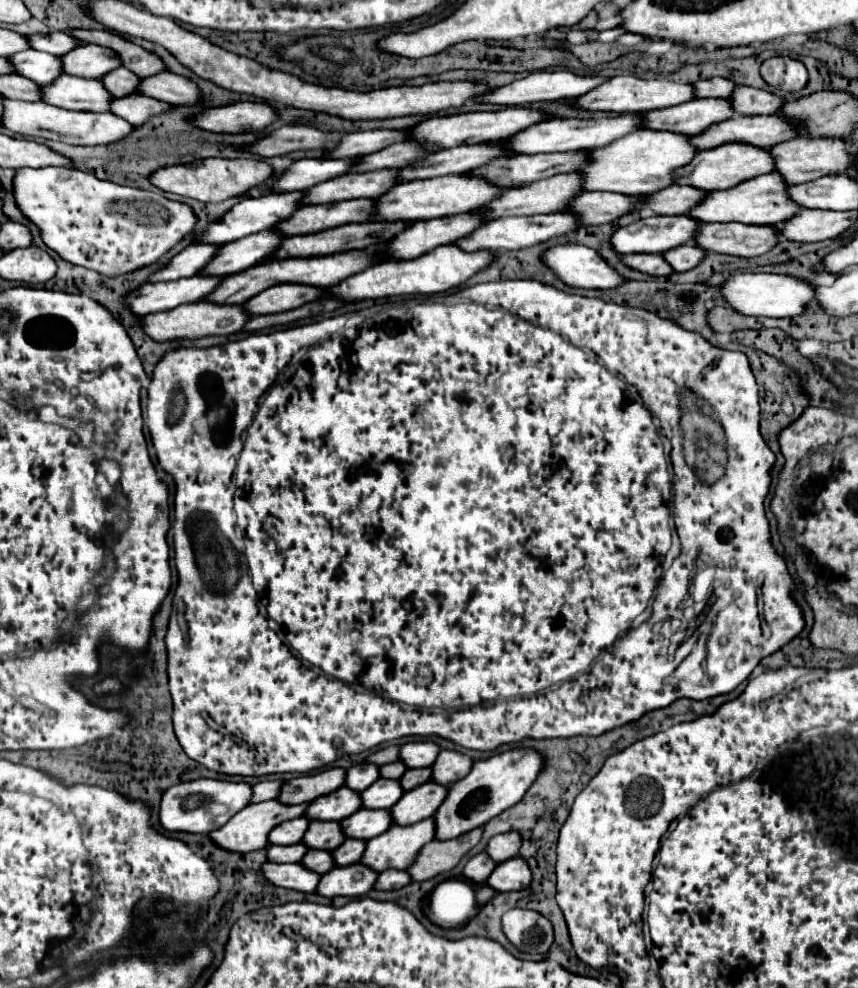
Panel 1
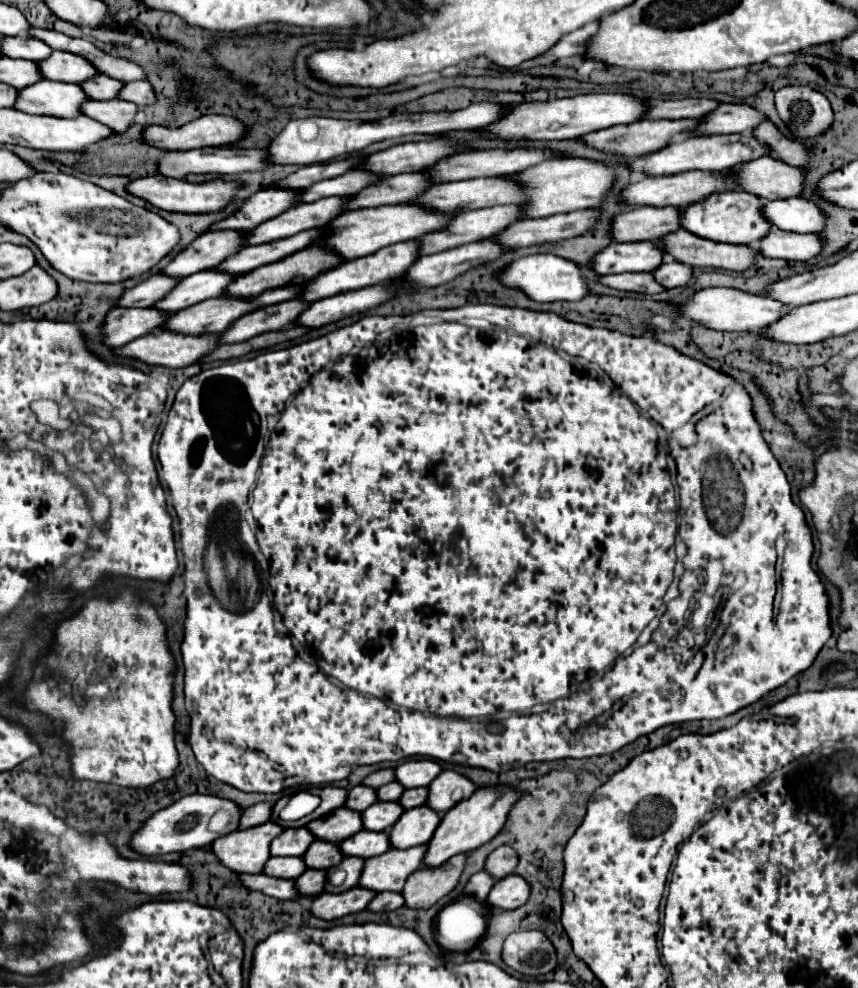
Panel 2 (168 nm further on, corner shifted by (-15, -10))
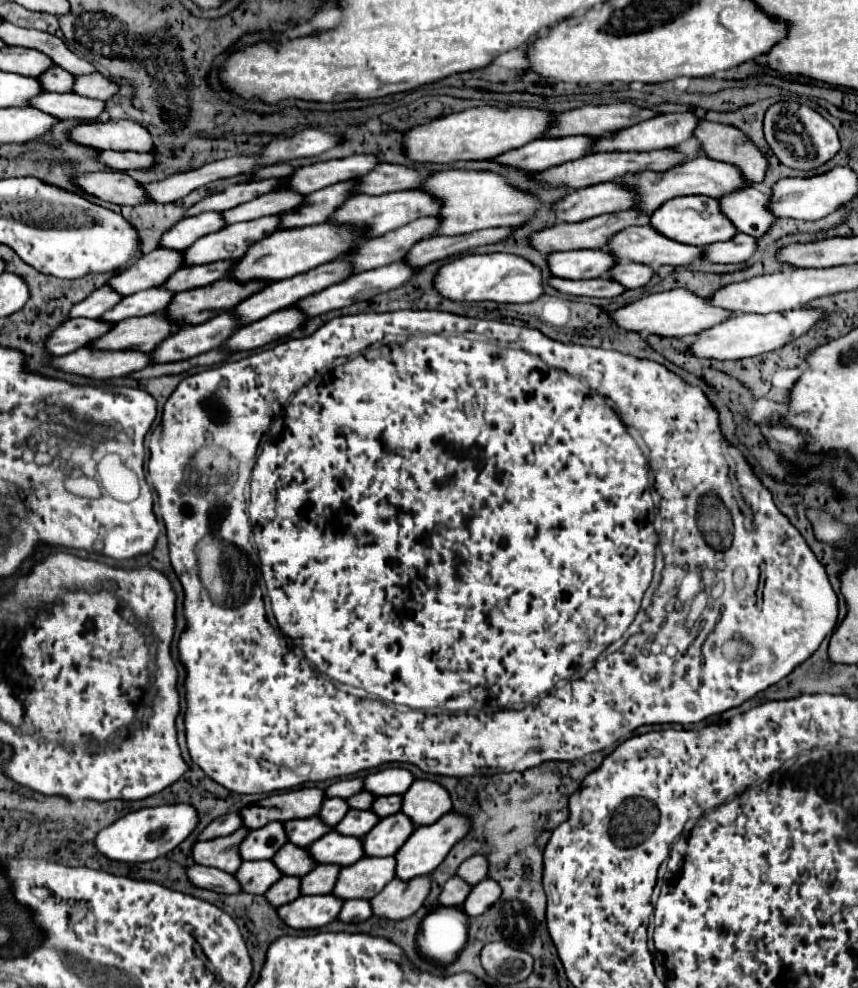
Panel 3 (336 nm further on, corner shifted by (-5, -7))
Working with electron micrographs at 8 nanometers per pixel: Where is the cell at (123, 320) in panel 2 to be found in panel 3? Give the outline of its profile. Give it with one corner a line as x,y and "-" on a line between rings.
90,318
66,320
62,326
58,326
58,330
54,330
54,334
46,338
44,346
50,356
64,356
90,344
98,336
106,334
110,328
112,324
90,320

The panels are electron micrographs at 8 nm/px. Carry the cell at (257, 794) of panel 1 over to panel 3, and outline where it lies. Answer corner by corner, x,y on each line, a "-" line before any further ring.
232,812
232,814
224,814
220,818
216,818
214,822
210,822
200,834
198,834
198,840
210,840
210,838
218,838
218,836
228,836
232,832
236,832
238,828
242,826
242,820
240,820
240,814

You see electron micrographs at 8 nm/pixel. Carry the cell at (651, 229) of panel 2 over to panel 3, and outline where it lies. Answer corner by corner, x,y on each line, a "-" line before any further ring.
624,210
624,212
612,212
612,214
602,214
584,222
576,222
576,224
554,224
548,226
540,232
534,232
528,238
528,244
538,250
540,254
552,254
558,250
582,250
582,248
592,248
592,250
600,250
606,244
606,238
610,238
612,234
620,232
622,228
628,226
648,226
650,218
638,210

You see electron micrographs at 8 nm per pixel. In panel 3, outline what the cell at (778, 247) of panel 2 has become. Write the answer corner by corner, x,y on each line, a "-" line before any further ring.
738,232
732,240
710,244
702,250
702,260
712,264
736,264
746,262
756,252
756,238

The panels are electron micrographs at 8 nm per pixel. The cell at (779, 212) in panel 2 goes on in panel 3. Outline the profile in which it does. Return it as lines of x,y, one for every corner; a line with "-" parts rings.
746,188
738,190
738,194
726,194
718,202
722,206
722,214
726,214
730,222
734,222
738,232
760,238
776,220
766,208
768,200
770,196
764,194
762,190

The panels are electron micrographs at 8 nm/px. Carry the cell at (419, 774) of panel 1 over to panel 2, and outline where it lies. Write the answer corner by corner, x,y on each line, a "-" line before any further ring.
414,787
414,789
406,789
398,801
400,805
404,805
404,809
414,809
424,805
426,799
428,799
428,787

